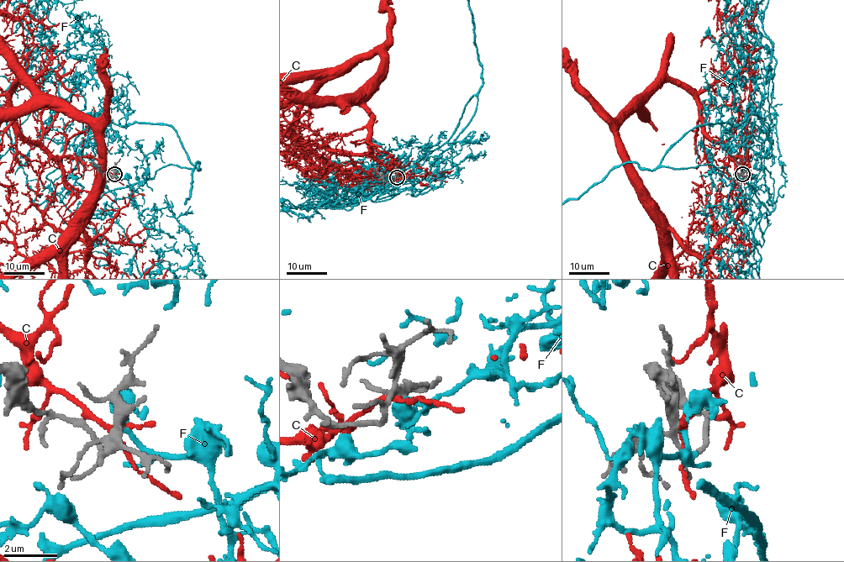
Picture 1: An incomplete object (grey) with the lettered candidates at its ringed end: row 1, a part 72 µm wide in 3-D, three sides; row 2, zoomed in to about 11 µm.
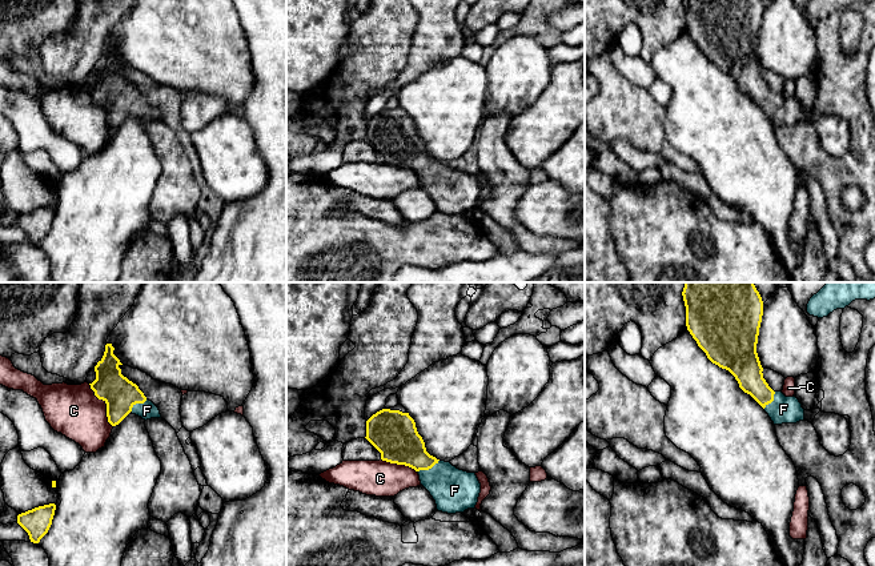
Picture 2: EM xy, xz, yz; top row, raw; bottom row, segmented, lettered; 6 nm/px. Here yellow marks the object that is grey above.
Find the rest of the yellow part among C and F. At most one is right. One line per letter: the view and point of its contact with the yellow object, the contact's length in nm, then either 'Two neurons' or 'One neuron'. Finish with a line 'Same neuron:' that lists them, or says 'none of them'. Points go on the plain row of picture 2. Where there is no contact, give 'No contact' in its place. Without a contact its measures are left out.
C: Touches yellow at xy (107, 107). Shared border 300 nm. Two neurons
F: Touches yellow at xz (428, 171). Shared border 150 nm. One neuron
Same neuron: F

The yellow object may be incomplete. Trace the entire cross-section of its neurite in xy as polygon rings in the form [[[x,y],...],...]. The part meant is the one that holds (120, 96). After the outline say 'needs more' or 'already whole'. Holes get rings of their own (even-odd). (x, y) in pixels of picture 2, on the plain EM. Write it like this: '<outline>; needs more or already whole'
[[[112,45],[105,47],[103,60],[95,68],[96,81],[89,85],[99,101],[107,105],[107,119],[112,128],[129,115],[143,121],[161,120],[158,109],[149,103],[136,85],[121,76],[123,67],[113,56]]]; needs more

